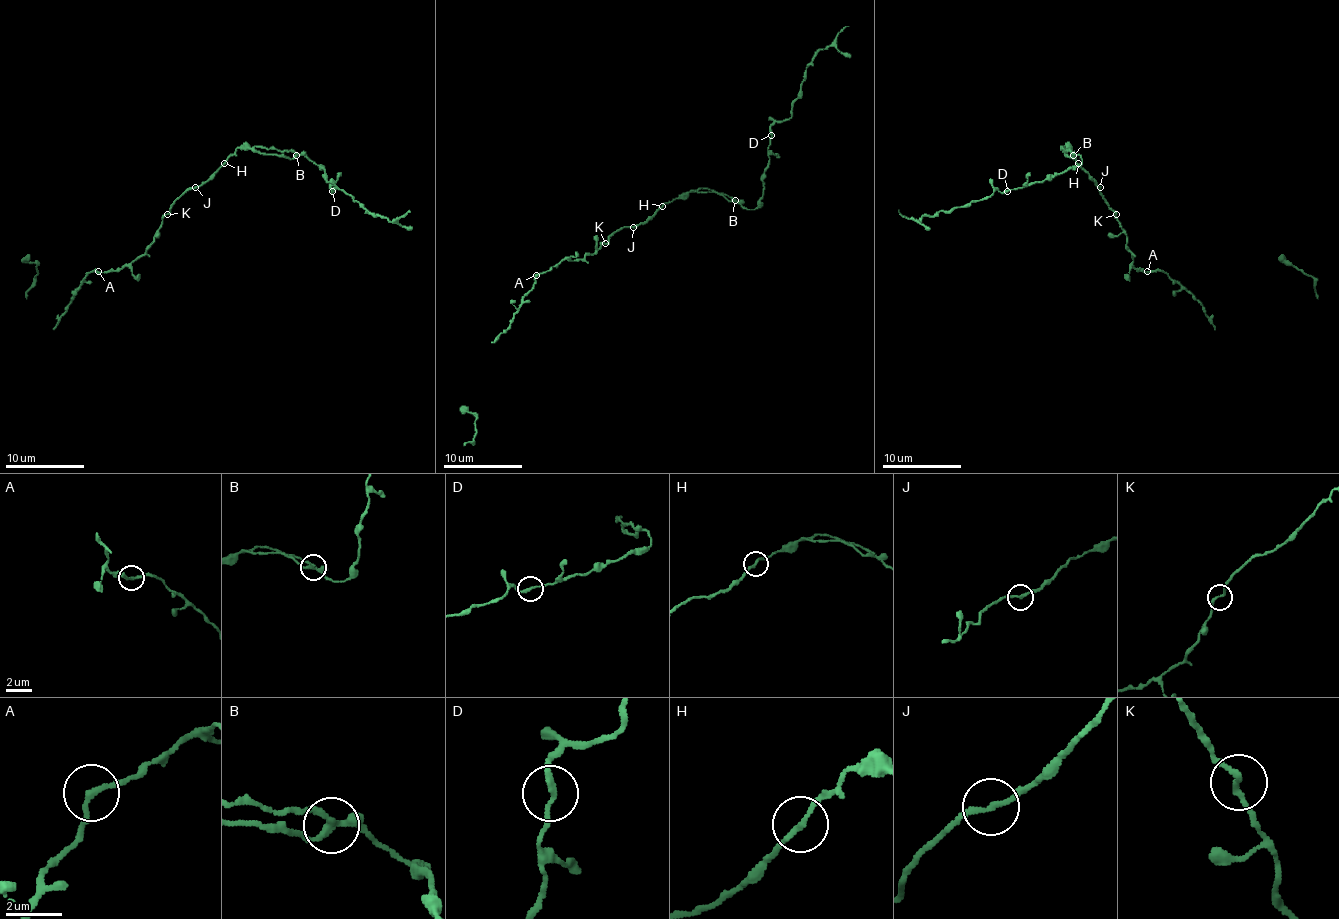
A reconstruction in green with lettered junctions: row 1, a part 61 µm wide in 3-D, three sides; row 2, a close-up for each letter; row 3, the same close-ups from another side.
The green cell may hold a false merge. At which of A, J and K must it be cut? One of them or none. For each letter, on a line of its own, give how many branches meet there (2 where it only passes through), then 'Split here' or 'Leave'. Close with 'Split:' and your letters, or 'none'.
A: Branches: 2. Leave
J: Branches: 2. Leave
K: Branches: 2. Leave
Split: none

